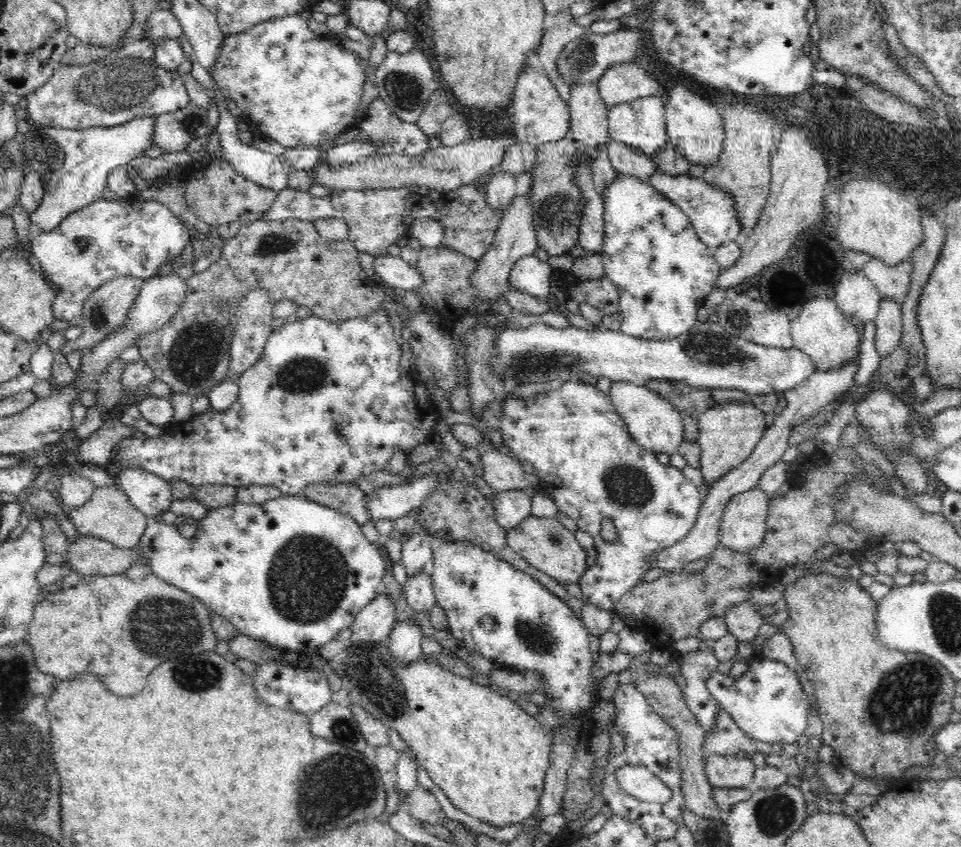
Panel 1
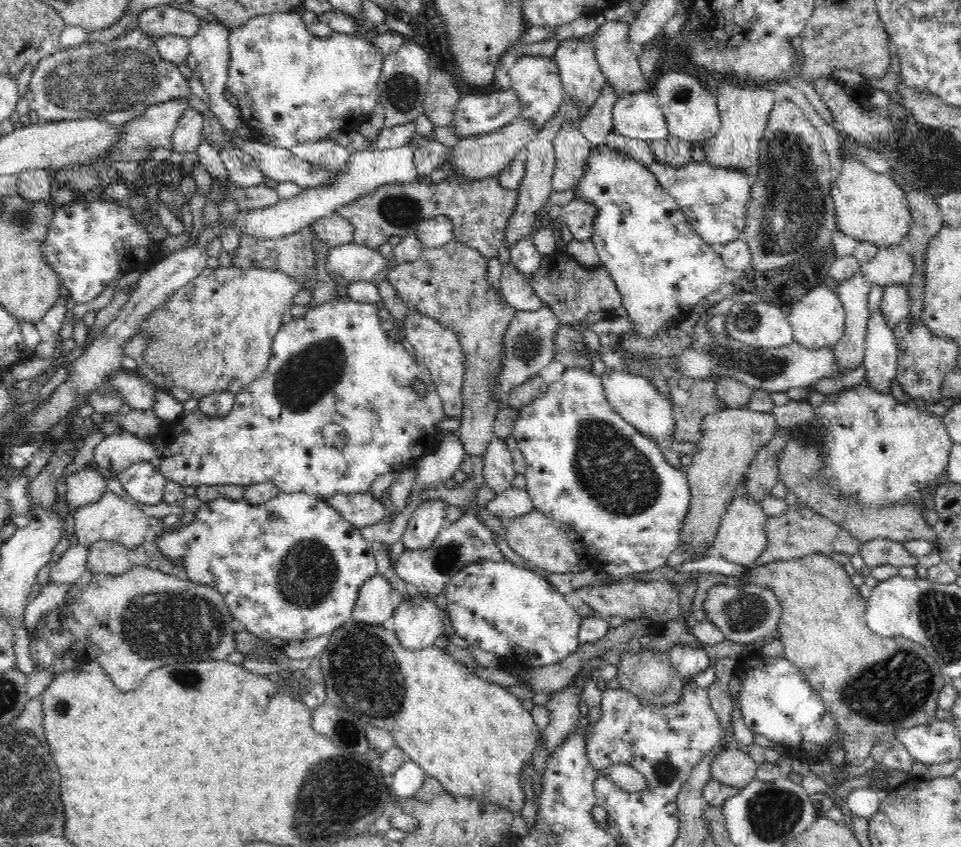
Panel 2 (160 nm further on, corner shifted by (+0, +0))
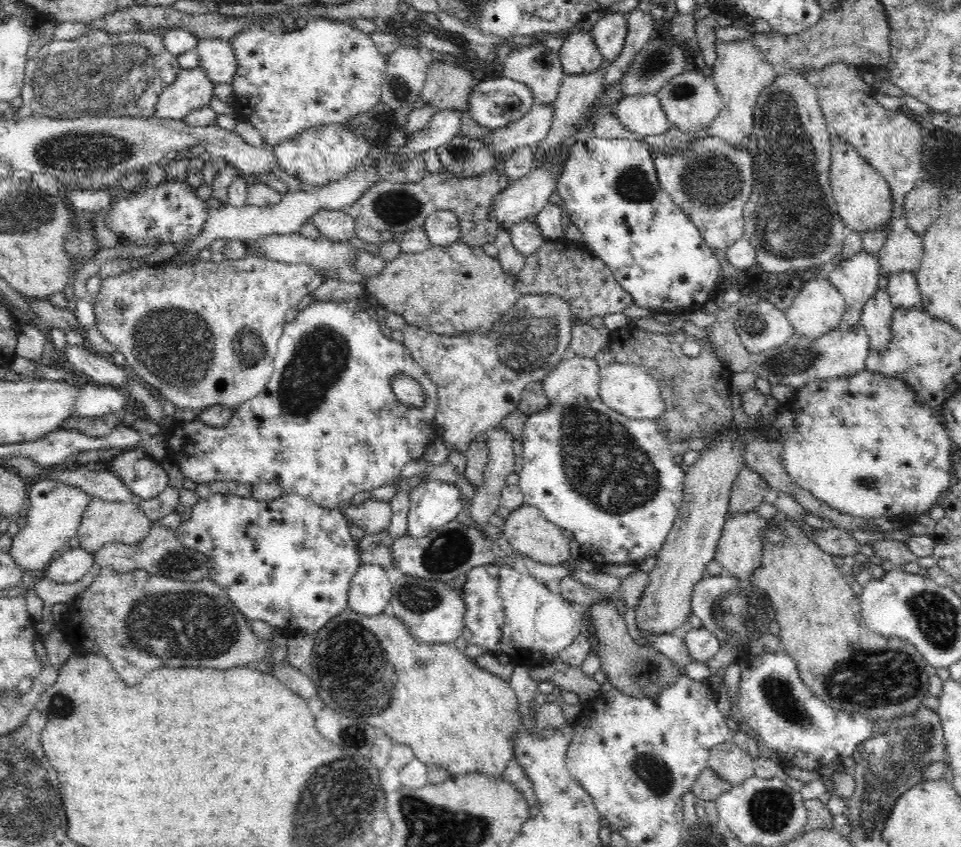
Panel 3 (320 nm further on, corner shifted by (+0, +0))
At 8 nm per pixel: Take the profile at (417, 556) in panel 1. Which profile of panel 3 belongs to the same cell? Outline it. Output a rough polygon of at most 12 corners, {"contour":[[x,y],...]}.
{"contour":[[454,483],[411,489],[407,533],[430,534],[470,503]]}

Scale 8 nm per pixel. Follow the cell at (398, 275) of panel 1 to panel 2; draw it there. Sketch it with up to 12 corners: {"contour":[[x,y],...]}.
{"contour":[[353,242],[330,247],[329,274],[348,283],[383,277],[389,258]]}

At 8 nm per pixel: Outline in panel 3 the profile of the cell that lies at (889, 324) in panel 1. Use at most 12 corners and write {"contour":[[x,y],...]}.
{"contour":[[915,273],[888,276],[887,292],[894,310],[921,305]]}

